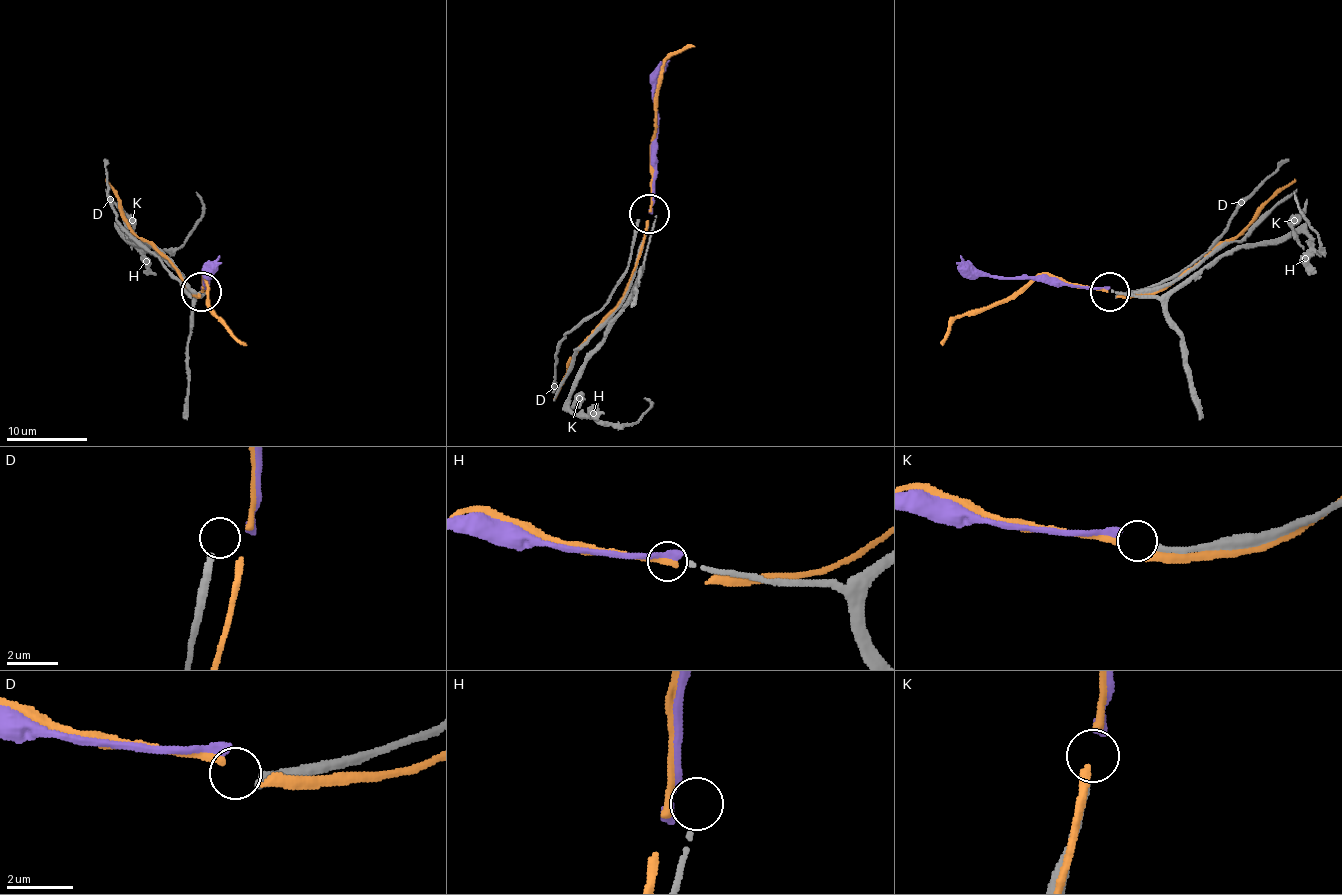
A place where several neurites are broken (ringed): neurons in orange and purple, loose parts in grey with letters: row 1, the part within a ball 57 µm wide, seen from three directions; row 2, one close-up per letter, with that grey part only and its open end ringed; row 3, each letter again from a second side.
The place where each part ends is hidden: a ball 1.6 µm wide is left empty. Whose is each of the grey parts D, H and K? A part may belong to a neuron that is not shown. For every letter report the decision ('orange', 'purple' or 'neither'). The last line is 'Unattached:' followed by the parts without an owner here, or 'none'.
D: neither
H: neither
K: purple
Unattached: D, H

